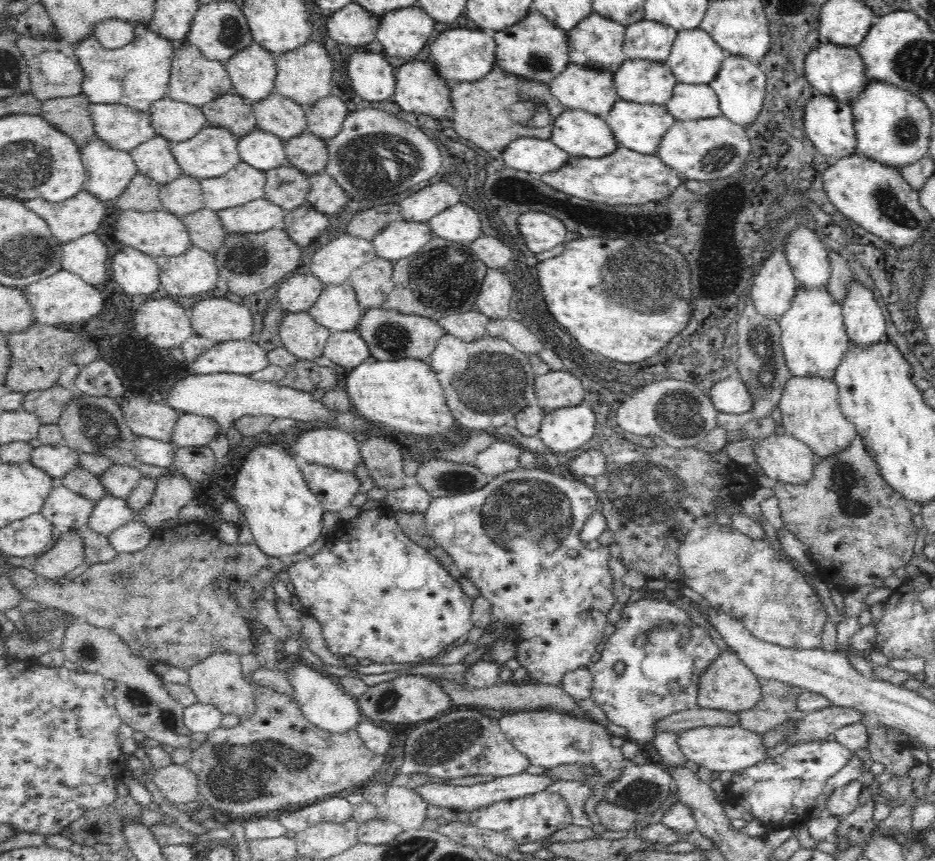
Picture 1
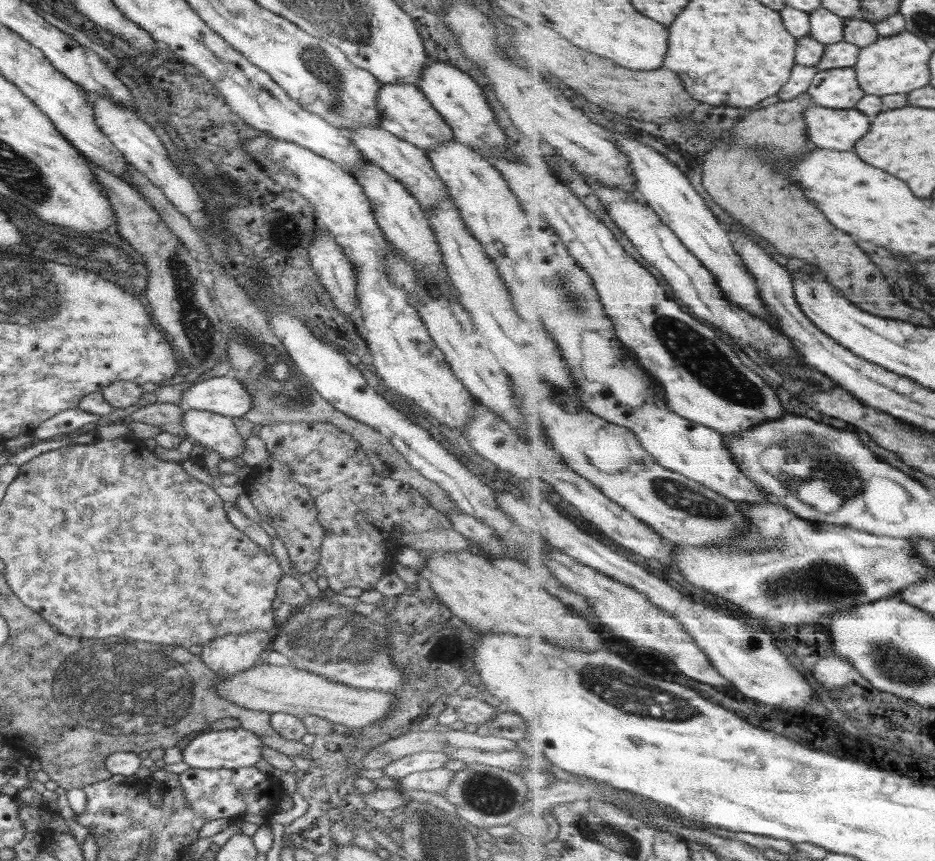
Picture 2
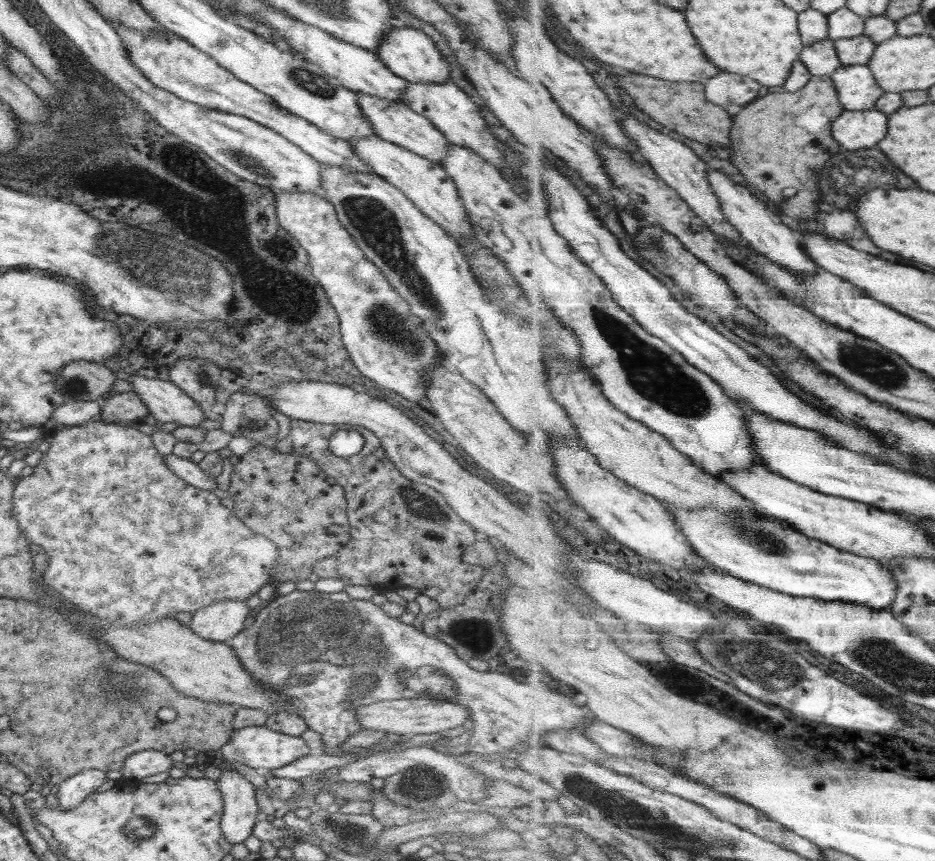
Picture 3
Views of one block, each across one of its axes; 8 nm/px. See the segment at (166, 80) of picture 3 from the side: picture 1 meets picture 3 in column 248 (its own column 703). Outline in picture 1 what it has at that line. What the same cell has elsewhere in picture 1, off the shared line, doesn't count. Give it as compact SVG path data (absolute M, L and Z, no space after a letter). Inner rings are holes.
M677 82L672 98L665 105L676 120L716 118L722 115L718 97L708 84Z

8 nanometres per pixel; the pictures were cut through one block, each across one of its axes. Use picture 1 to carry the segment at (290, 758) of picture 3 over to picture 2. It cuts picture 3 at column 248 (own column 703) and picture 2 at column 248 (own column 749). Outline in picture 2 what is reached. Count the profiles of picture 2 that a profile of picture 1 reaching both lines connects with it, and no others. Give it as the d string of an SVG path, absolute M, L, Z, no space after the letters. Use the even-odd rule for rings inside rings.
M241 726L235 729L223 731L209 730L196 736L196 740L189 742L182 751L184 760L182 762L191 768L204 769L240 769L255 767L257 762L263 759L263 742L256 733L243 729Z

